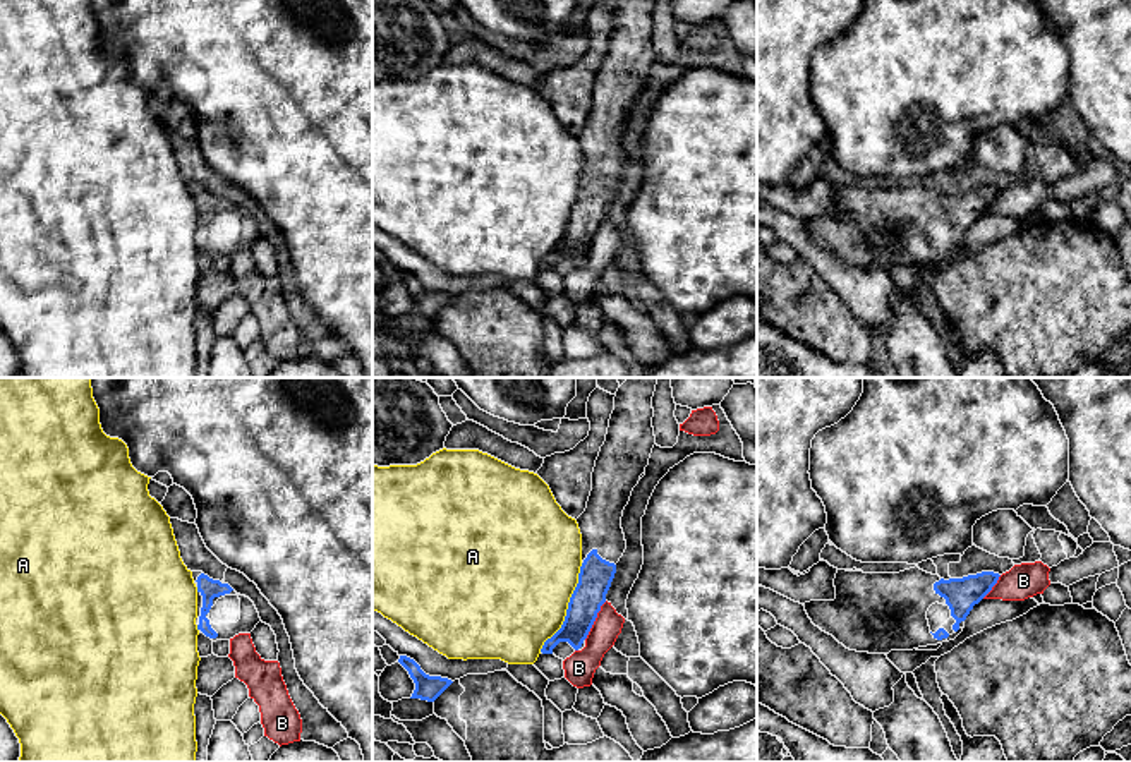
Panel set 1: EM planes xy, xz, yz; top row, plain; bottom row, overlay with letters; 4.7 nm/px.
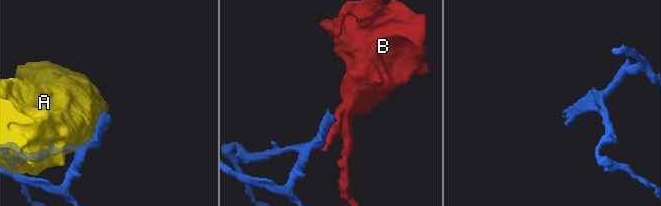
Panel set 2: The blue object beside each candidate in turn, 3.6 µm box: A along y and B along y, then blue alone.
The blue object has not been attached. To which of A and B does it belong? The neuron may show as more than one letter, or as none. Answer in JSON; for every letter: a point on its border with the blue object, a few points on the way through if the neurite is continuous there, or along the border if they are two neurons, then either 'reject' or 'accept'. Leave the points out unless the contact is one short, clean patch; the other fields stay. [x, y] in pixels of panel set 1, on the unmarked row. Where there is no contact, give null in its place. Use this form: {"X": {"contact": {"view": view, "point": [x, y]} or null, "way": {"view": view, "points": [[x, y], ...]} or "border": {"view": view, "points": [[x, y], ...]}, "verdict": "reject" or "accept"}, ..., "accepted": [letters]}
{"A": {"contact": {"view": "xz", "point": [568, 223]}, "verdict": "reject"}, "B": {"contact": {"view": "xz", "point": [594, 235]}, "verdict": "reject"}, "accepted": []}

